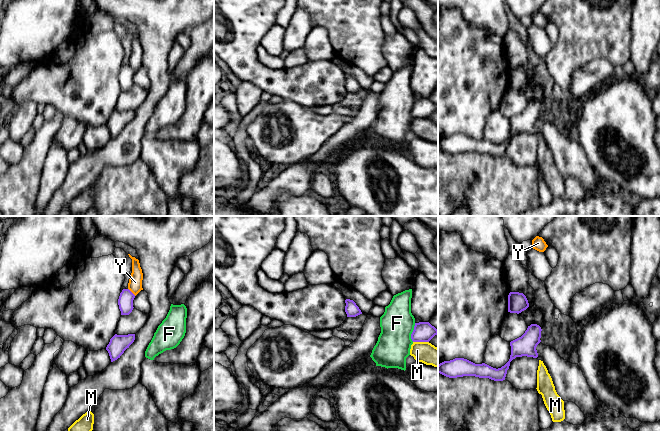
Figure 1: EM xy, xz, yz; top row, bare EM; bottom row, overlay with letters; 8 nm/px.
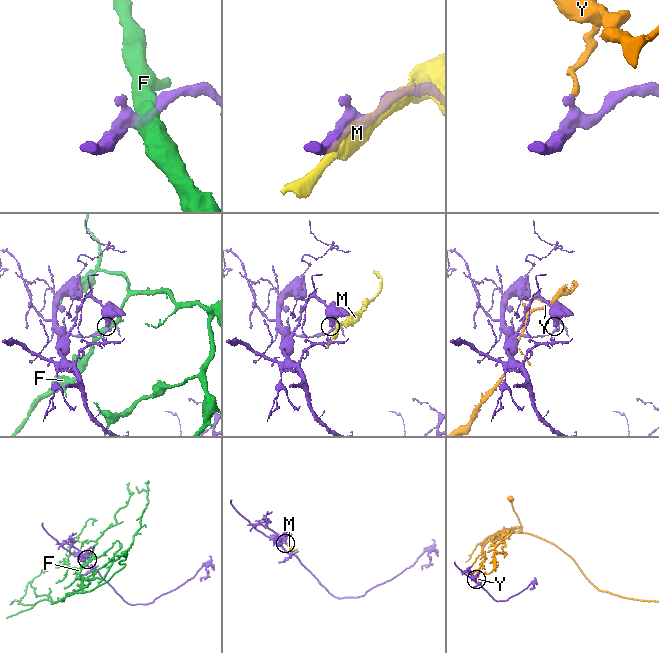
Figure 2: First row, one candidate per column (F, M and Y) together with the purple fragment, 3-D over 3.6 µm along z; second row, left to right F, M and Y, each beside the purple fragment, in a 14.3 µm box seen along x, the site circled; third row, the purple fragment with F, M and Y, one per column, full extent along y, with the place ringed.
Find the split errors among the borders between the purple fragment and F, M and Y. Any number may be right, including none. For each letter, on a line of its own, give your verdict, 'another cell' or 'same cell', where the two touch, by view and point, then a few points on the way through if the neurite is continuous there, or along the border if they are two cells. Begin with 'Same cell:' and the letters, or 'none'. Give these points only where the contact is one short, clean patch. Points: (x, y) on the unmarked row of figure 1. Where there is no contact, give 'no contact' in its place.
Same cell: none
F: another cell; meets purple in xz at (412, 108); border along xz (415, 99), (411, 110), (412, 117)
M: another cell; meets purple in xz at (421, 117)
Y: another cell; meets purple in xy at (131, 68); border along xy (128, 64), (135, 71)

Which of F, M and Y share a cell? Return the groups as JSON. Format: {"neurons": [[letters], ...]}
{"neurons": [["F"], ["M"], ["Y"]]}

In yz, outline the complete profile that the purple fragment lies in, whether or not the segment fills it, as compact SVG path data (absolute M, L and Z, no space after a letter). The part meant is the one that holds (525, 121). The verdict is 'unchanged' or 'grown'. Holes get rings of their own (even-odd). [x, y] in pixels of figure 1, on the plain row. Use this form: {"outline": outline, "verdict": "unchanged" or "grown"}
{"outline": "M537 100L528 102L525 109L510 118L511 131L509 137L501 144L493 144L485 139L475 140L464 134L455 134L450 137L444 137L438 141L438 149L449 153L457 154L463 152L475 152L479 154L489 154L494 157L505 156L510 138L516 133L537 134L537 121L541 118L541 103Z", "verdict": "unchanged"}

